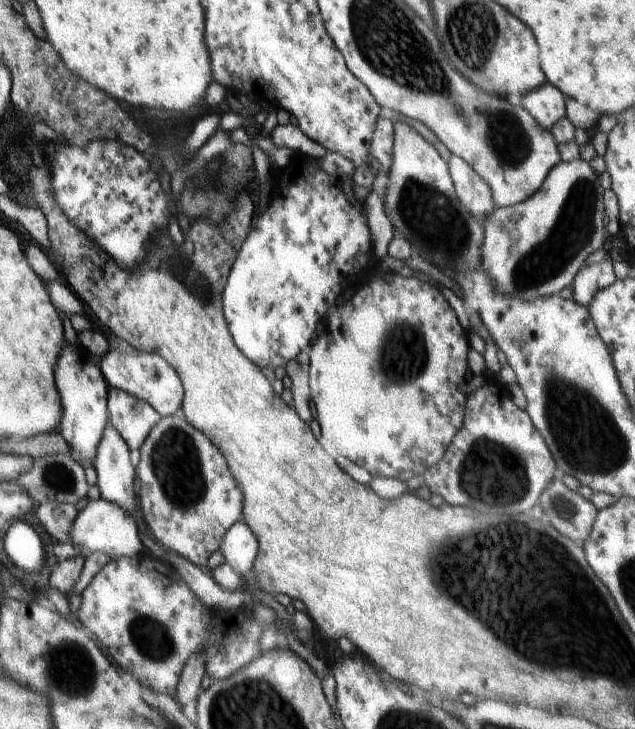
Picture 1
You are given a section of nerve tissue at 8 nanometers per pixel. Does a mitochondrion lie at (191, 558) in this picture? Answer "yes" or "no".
no

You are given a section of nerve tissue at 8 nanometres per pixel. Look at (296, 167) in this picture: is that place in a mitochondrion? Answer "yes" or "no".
no

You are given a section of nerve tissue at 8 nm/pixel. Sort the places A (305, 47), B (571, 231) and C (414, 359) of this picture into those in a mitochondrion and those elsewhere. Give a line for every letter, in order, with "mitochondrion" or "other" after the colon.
A: other
B: mitochondrion
C: mitochondrion

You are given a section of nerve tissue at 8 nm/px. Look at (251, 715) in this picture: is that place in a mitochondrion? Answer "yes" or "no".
yes

